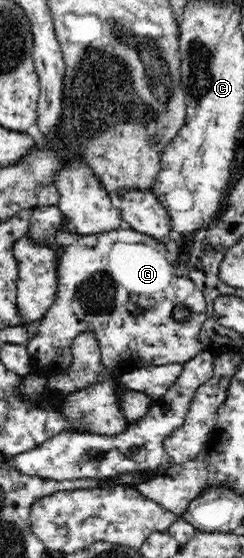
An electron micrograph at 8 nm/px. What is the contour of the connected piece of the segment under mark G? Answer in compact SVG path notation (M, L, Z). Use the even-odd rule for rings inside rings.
M38 205L32 212L30 218L30 224L27 232L27 236L30 238L30 242L37 243L38 246L47 246L54 252L54 266L57 270L57 295L53 306L49 308L49 312L39 320L39 326L34 334L26 343L26 349L28 350L31 360L37 360L39 364L39 371L41 375L50 376L57 373L67 372L73 364L72 360L72 344L73 339L77 338L79 334L83 332L92 332L97 339L100 348L101 364L104 368L107 368L111 375L117 376L118 378L125 373L130 373L135 370L139 370L143 367L148 366L163 366L167 364L184 364L185 361L189 360L190 357L197 356L205 350L203 343L199 342L199 332L201 326L205 324L207 316L207 304L205 302L204 293L201 292L195 285L194 282L189 278L186 269L178 265L178 254L177 249L173 244L166 245L160 240L155 240L152 236L147 233L137 232L136 229L107 229L106 231L97 233L77 233L67 229L67 217L61 212L57 205ZM180 306L184 310L188 310L188 317L184 319L177 319L173 312L175 308Z

